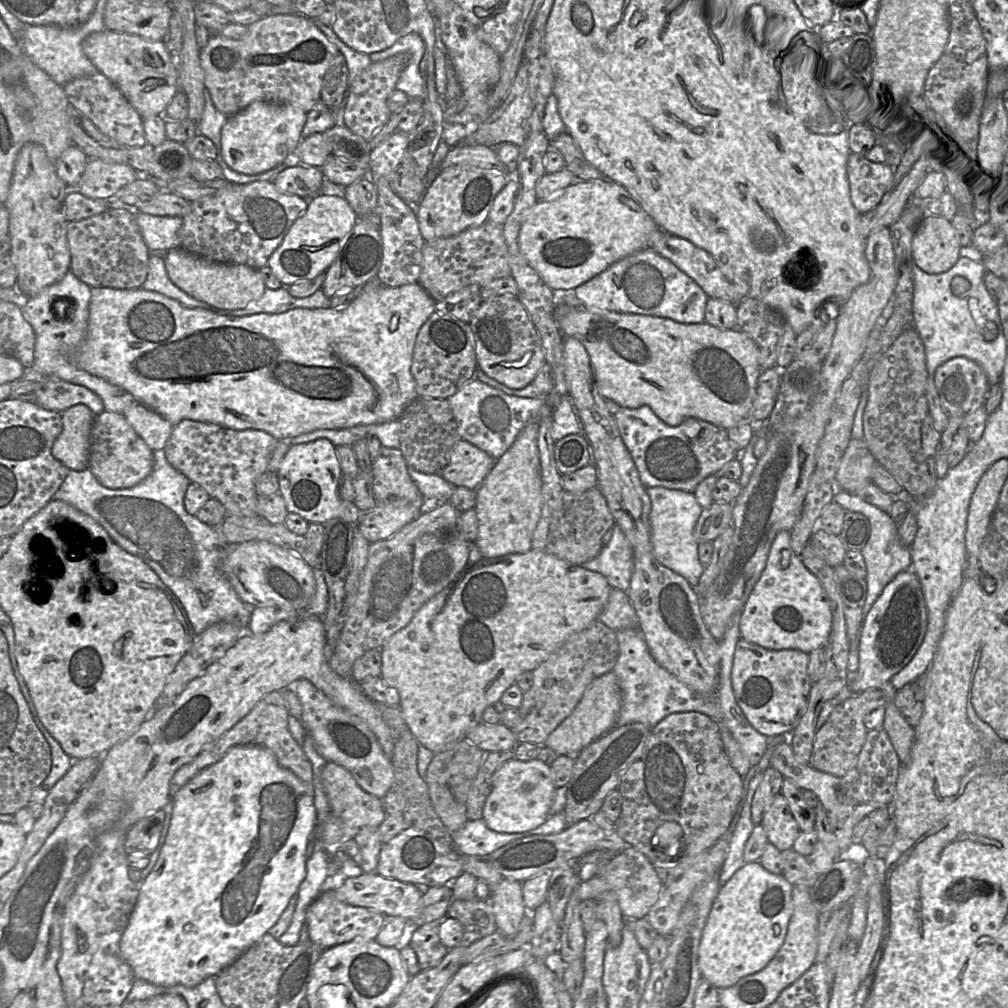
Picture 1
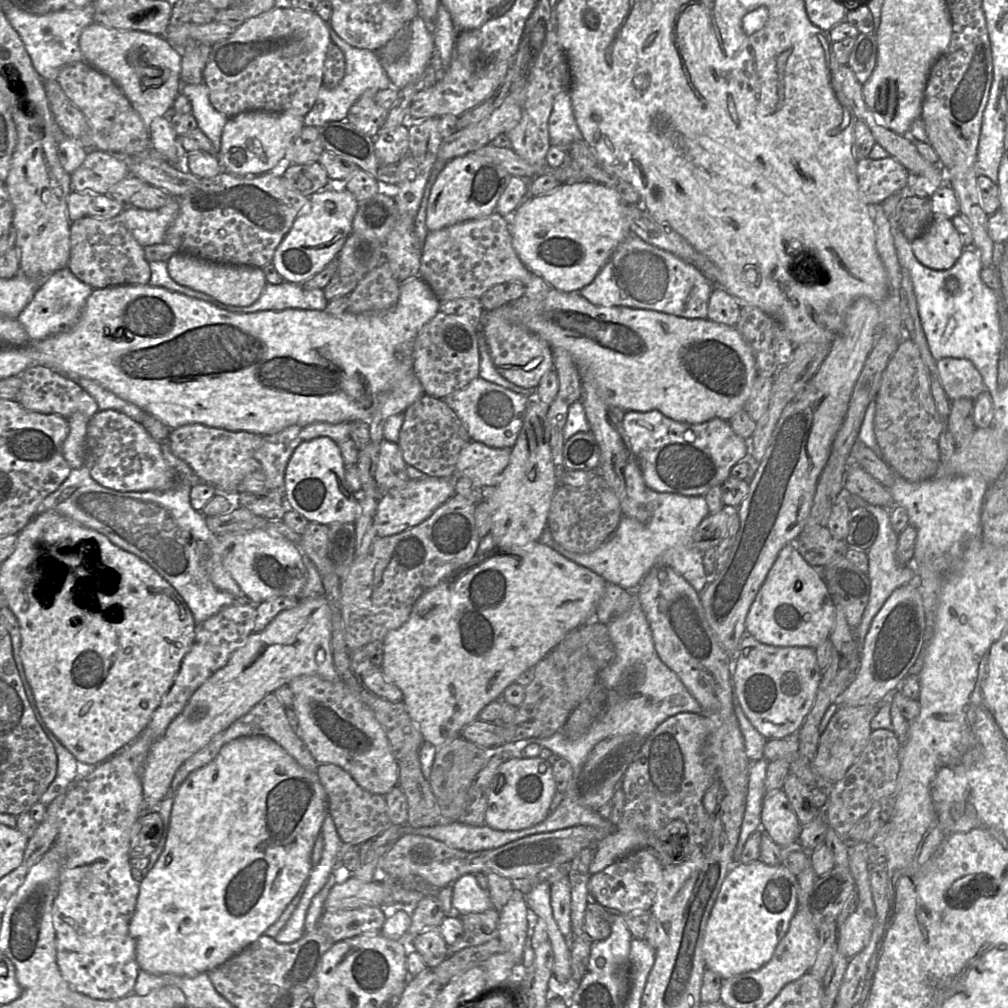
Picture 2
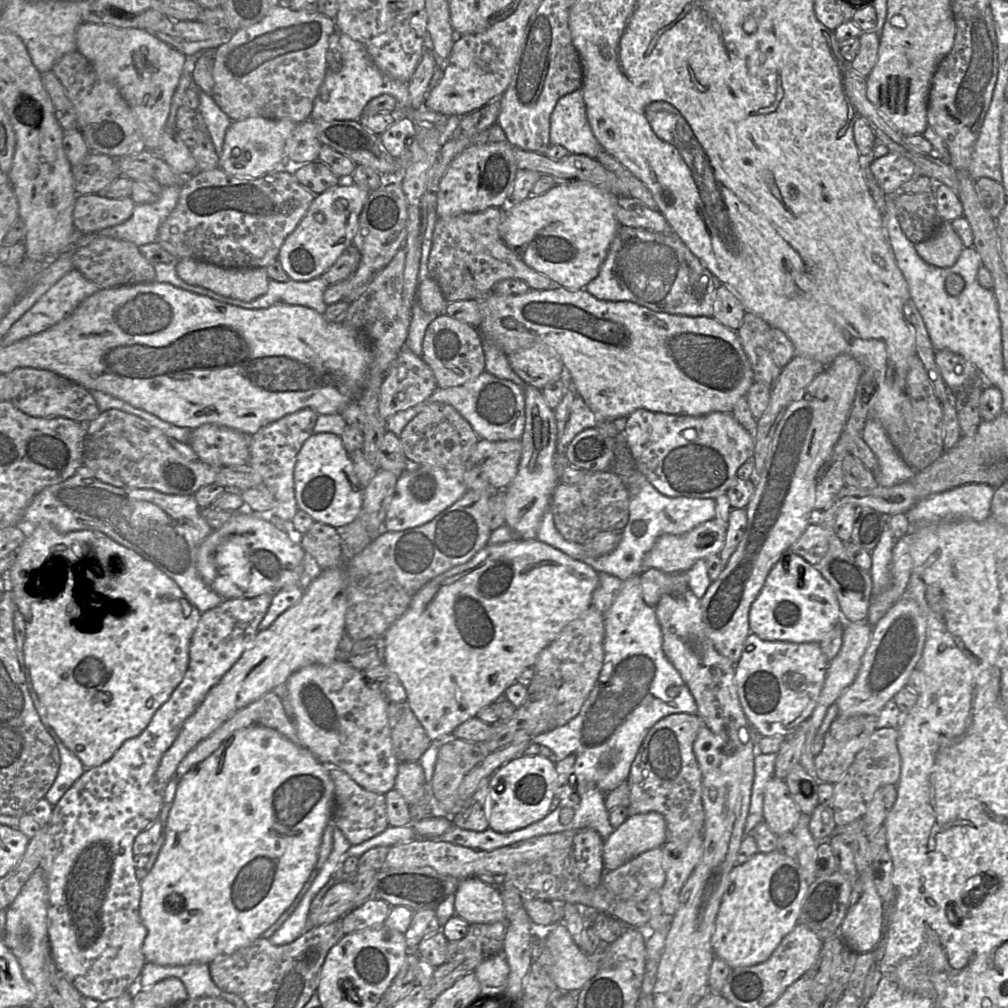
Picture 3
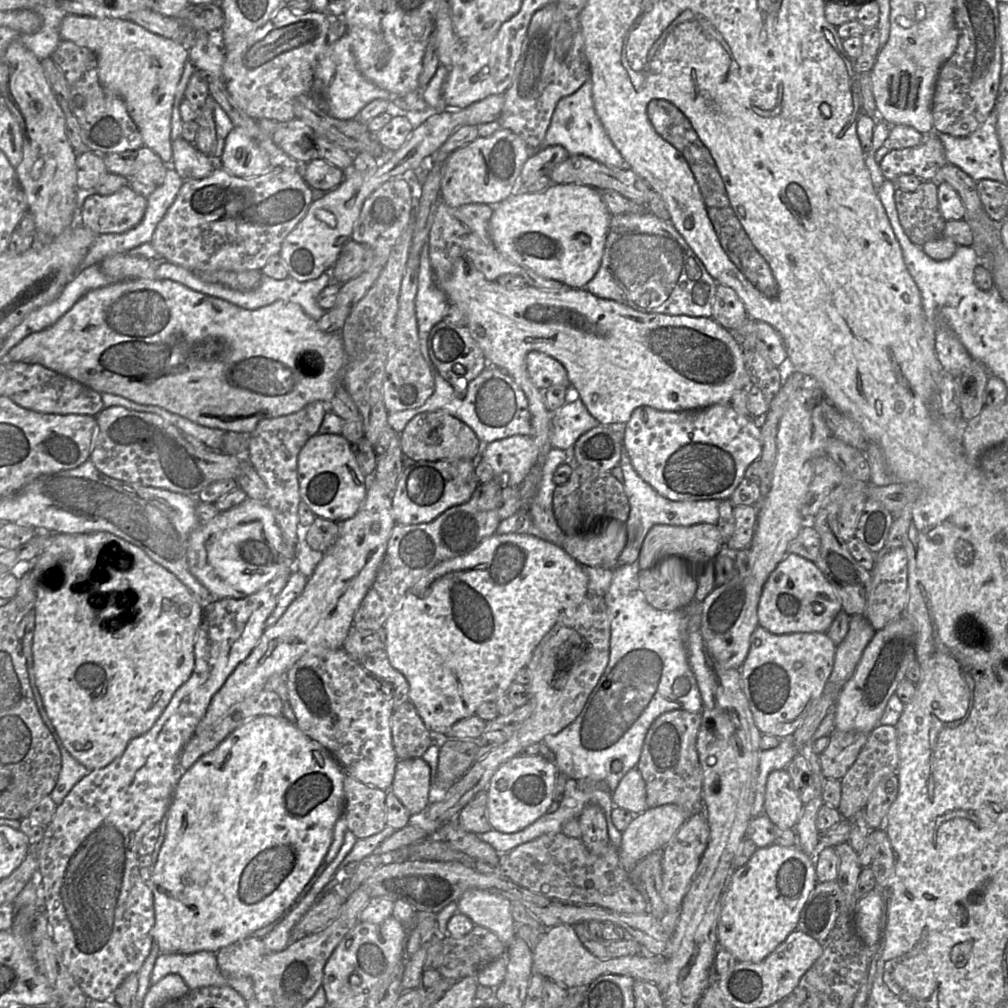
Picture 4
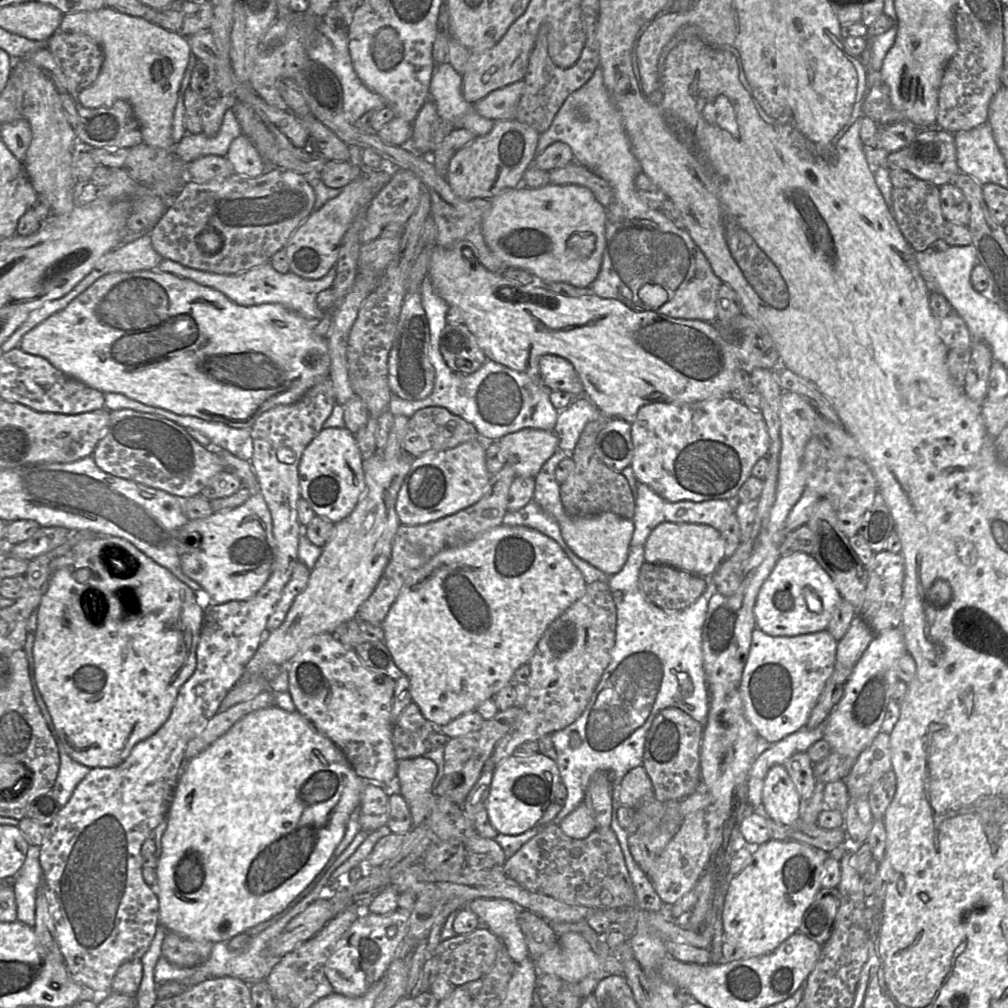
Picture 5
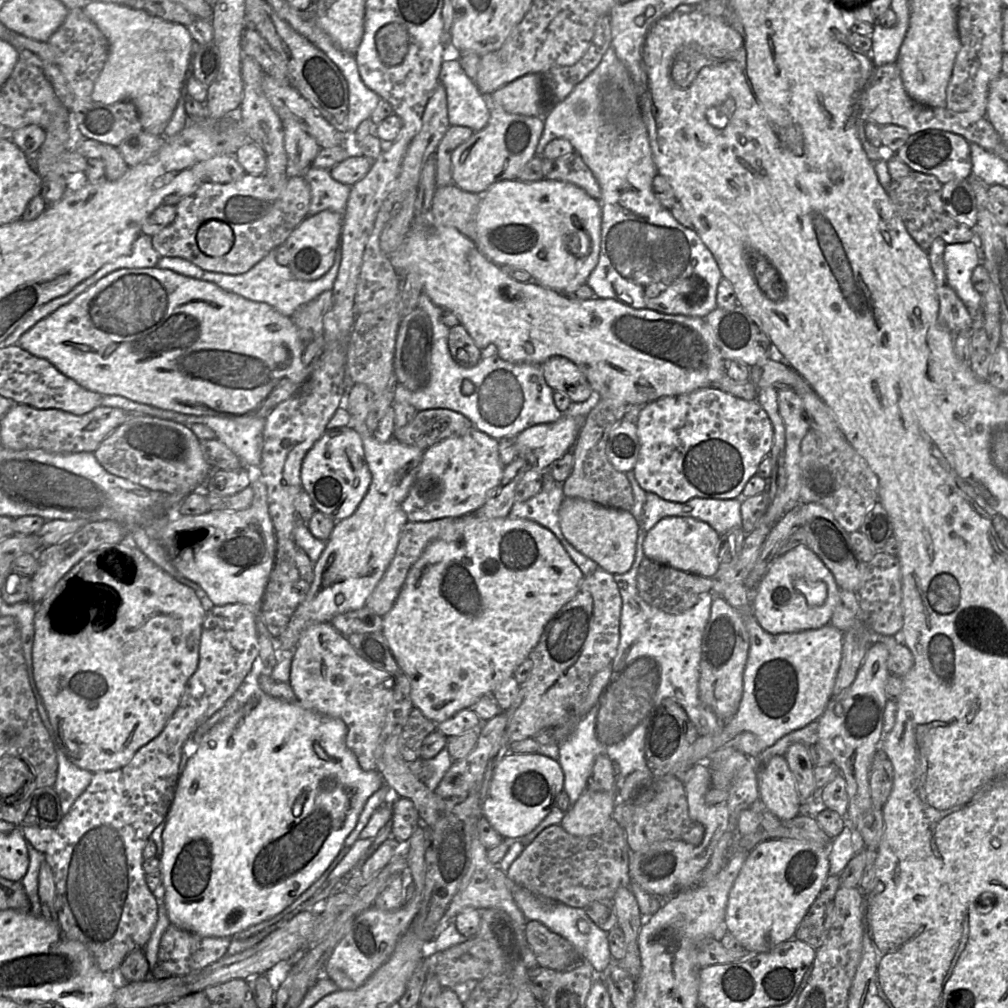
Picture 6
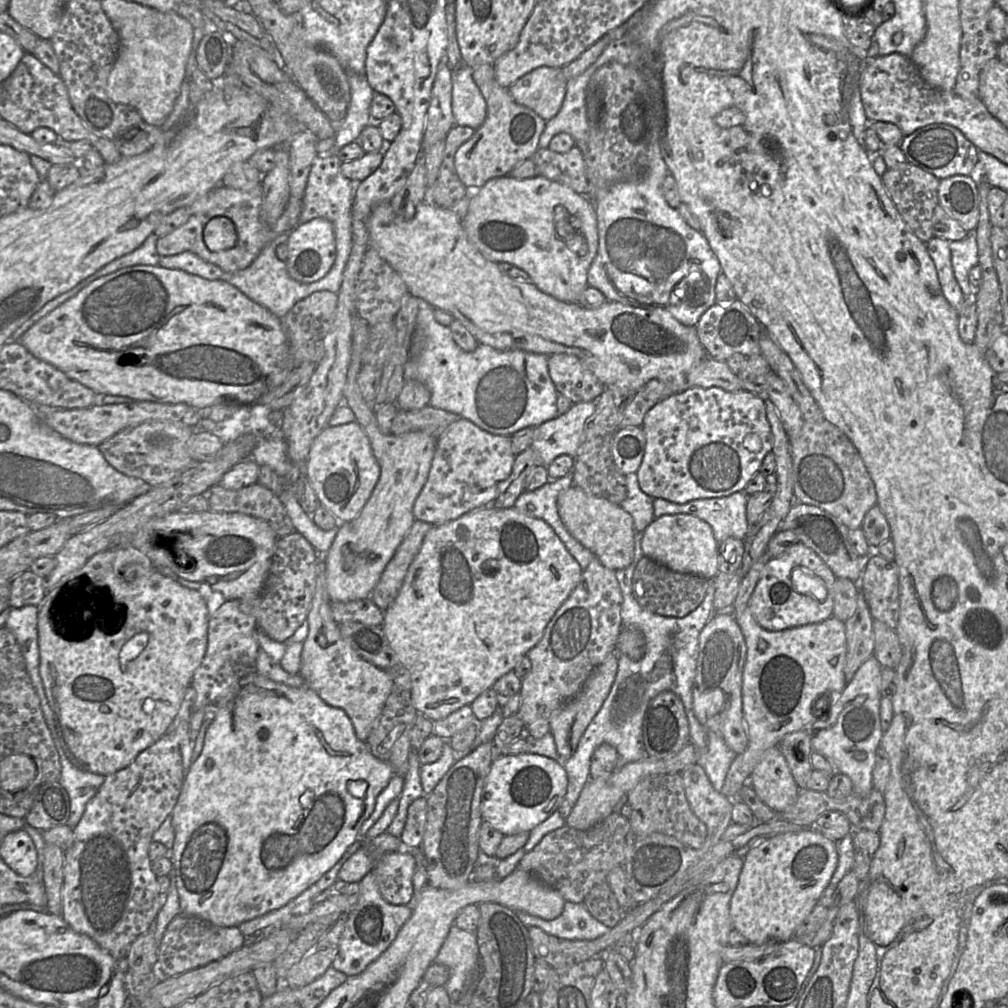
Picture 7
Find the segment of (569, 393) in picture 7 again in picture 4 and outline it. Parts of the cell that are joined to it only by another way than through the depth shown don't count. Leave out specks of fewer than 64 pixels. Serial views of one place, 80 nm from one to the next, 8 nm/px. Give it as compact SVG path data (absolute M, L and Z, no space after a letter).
M530 351L526 356L526 367L531 381L541 390L552 386L571 385L566 368L545 353Z

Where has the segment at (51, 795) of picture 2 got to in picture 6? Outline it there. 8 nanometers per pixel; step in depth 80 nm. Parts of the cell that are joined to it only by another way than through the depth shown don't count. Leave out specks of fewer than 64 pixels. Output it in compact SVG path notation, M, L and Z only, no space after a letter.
M56 736L54 744L58 770L54 789L57 792L63 814L67 814L77 798L91 783L93 774L89 770L82 769L68 760L61 749L61 742Z

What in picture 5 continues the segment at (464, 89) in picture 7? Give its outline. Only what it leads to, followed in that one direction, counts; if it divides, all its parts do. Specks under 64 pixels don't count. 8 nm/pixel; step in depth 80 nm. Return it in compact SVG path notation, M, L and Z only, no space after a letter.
M448 62L436 65L430 84L430 99L435 103L439 116L448 122L453 128L468 129L476 136L489 133L496 121L480 116L475 110L474 104L468 102L462 92L463 78Z

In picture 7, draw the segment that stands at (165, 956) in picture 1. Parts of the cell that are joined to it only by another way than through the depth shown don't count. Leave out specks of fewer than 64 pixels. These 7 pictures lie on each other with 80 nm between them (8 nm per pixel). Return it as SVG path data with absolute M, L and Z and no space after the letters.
M256 672L250 673L231 694L213 706L212 713L214 718L206 731L203 750L186 771L179 798L171 814L175 840L169 854L173 863L170 878L178 892L181 913L218 926L230 927L281 908L329 871L355 842L361 825L374 809L377 796L394 773L388 763L371 753L366 742L357 738L353 724L344 710L328 705L306 685L290 687Z

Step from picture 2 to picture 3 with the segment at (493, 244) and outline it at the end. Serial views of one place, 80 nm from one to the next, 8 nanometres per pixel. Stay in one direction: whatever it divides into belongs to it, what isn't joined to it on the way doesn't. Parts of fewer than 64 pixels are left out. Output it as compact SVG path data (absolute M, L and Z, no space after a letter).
M489 207L474 213L438 217L432 234L428 271L429 278L436 281L447 302L479 300L492 292L497 282L508 278L523 280L533 290L560 287L547 276L527 266L504 243L499 233L503 217L504 211L498 207Z

